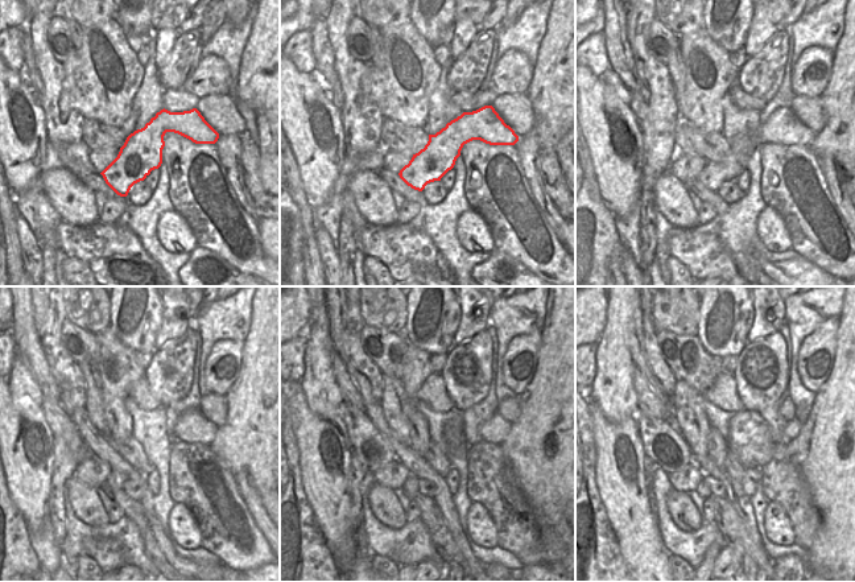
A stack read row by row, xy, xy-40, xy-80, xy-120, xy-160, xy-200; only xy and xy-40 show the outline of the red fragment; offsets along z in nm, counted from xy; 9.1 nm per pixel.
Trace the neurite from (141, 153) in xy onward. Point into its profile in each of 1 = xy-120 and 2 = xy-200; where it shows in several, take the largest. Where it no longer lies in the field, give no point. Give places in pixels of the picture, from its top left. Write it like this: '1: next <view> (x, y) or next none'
1: next xy-120 (191, 426)
2: next xy-200 (793, 426)

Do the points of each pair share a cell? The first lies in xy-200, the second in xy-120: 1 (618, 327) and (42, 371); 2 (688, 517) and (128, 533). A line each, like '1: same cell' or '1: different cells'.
1: different cells
2: different cells

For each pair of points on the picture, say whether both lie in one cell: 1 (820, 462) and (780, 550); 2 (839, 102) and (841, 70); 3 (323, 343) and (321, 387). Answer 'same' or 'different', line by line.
1: different
2: same
3: same

